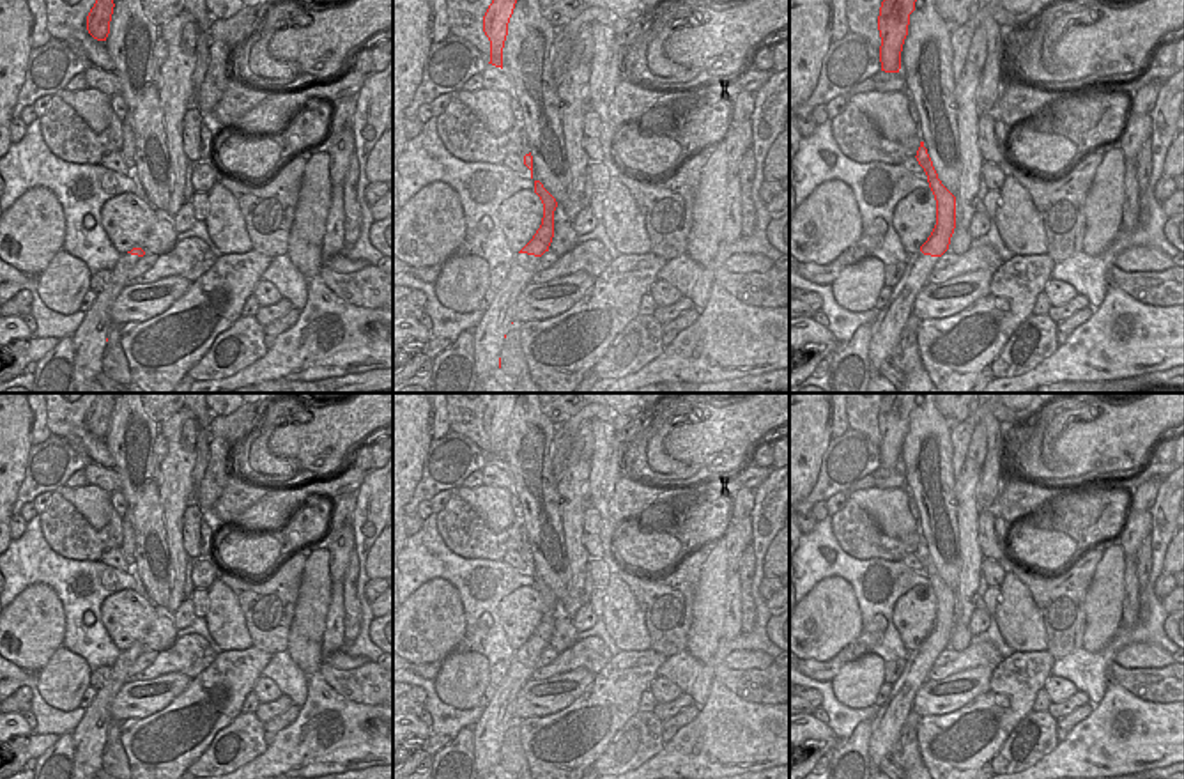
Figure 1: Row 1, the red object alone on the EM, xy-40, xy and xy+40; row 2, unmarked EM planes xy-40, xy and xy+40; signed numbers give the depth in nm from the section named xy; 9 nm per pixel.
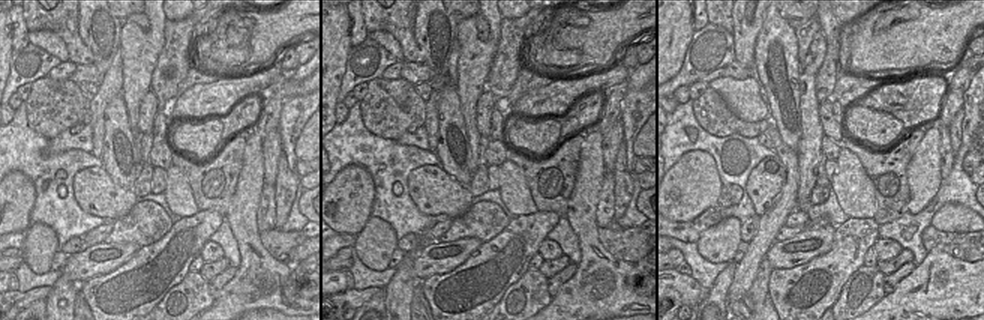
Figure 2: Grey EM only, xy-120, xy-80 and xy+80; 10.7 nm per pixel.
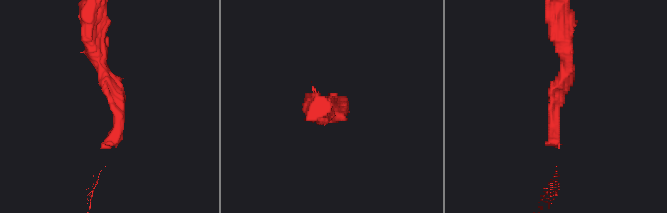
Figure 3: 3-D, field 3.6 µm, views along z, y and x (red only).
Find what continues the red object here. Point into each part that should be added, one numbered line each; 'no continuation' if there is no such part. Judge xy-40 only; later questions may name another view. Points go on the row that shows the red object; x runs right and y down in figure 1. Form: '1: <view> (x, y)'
1: xy-40 (89, 342).

